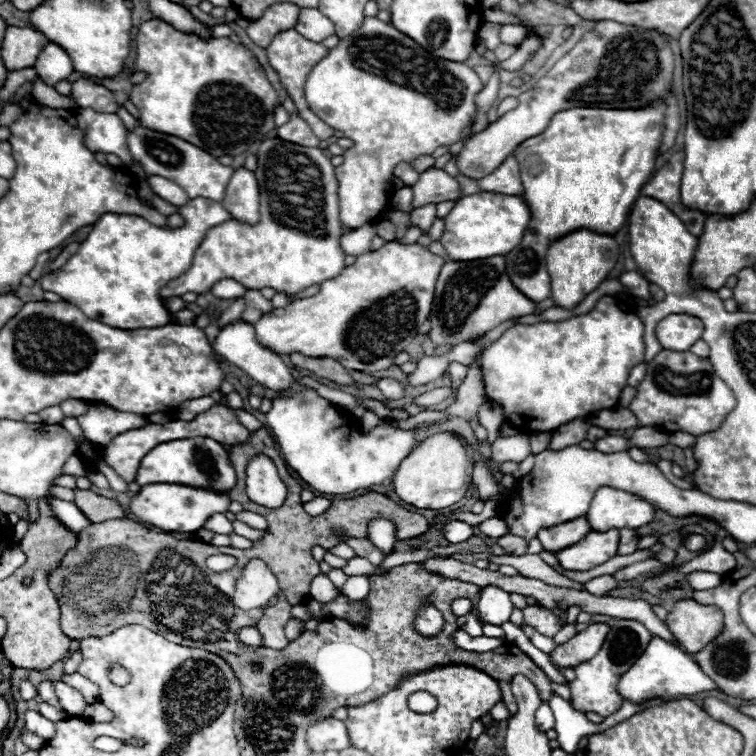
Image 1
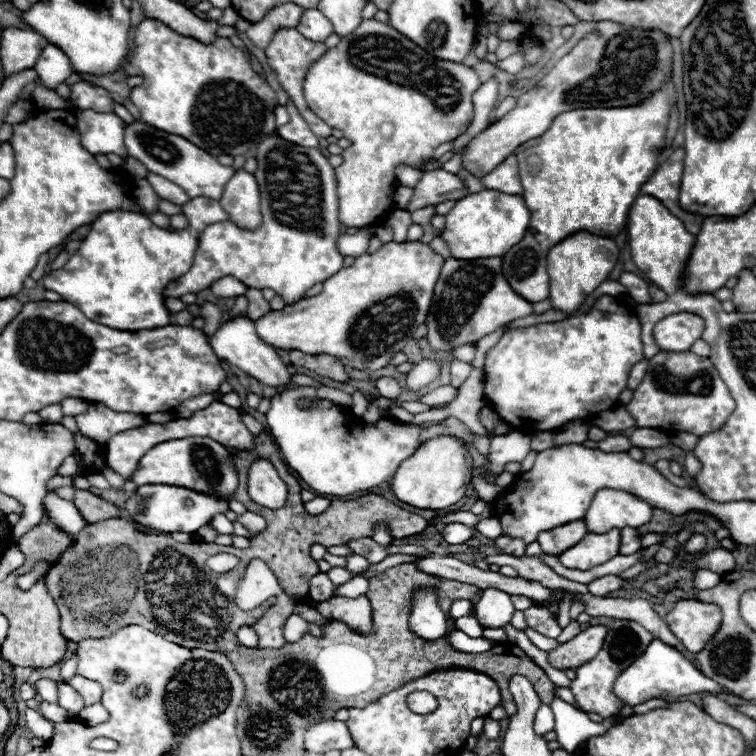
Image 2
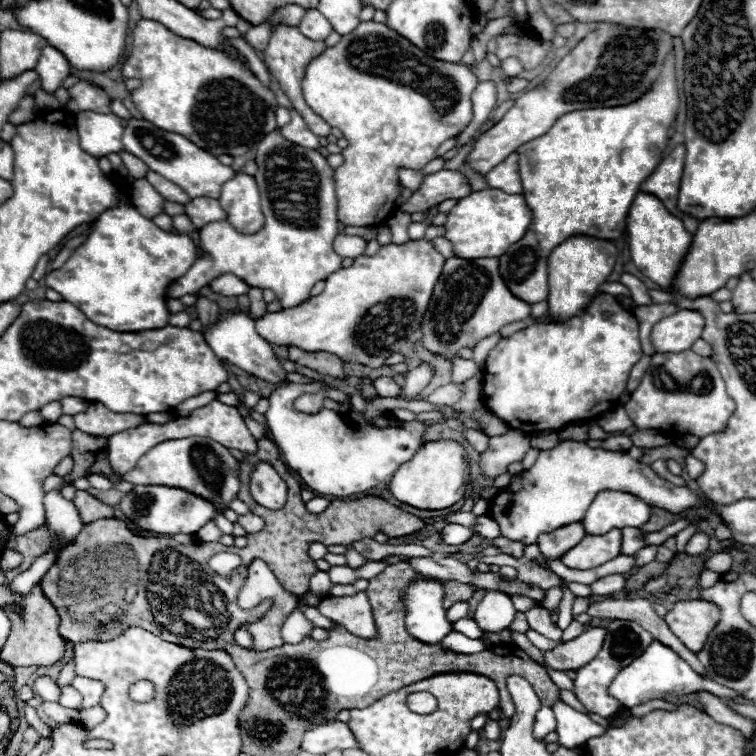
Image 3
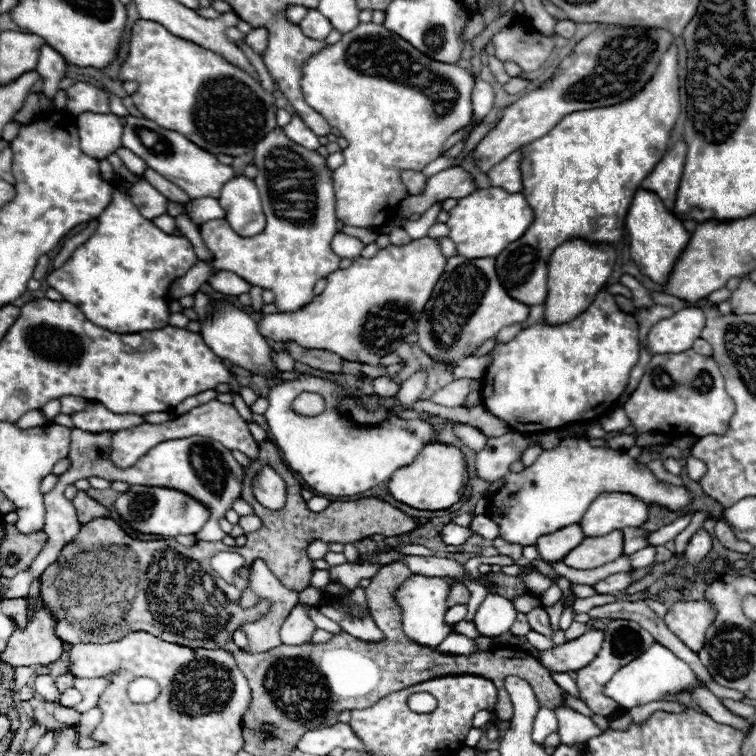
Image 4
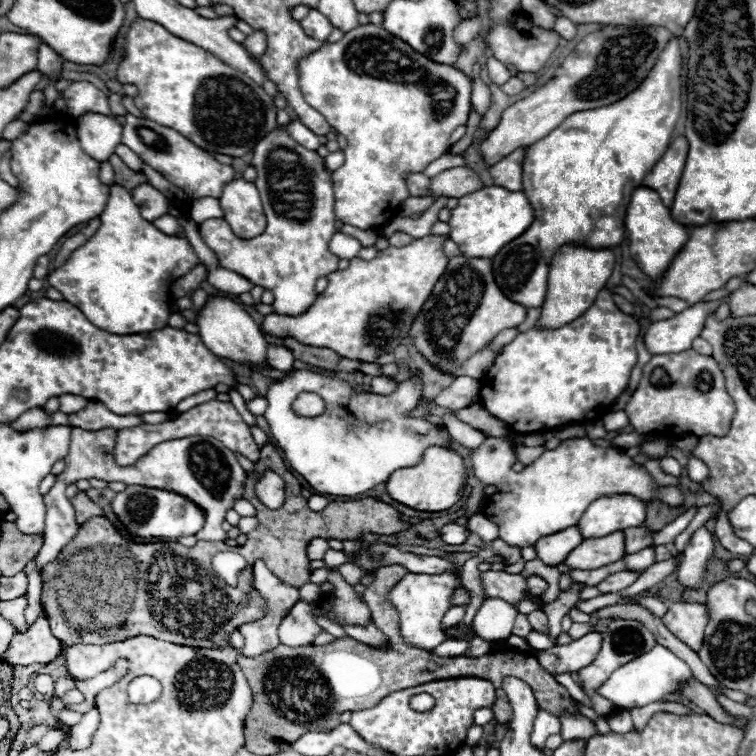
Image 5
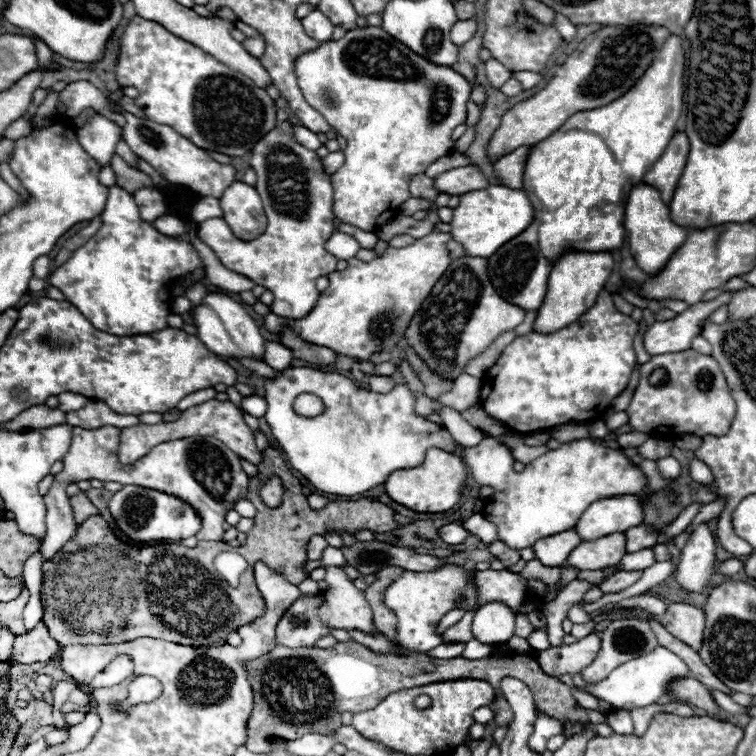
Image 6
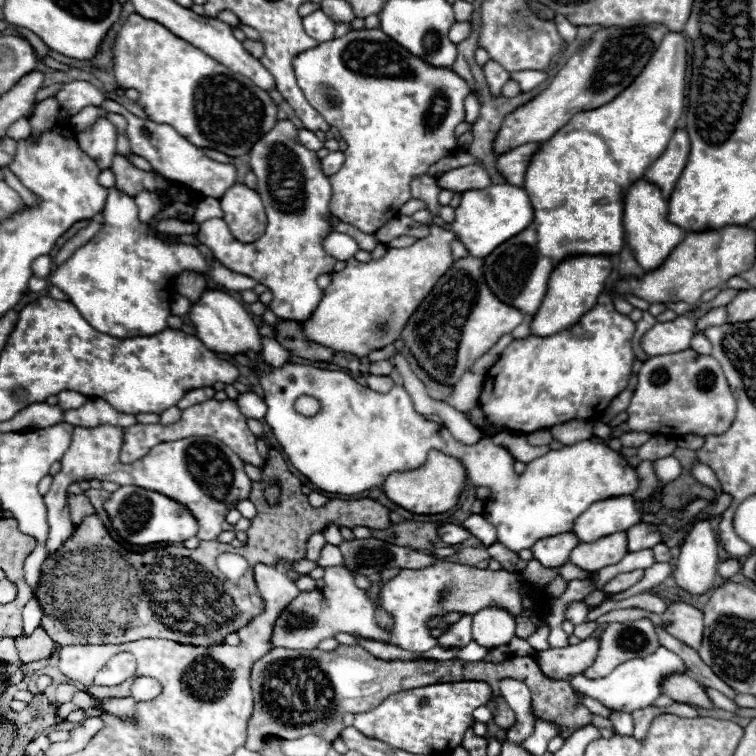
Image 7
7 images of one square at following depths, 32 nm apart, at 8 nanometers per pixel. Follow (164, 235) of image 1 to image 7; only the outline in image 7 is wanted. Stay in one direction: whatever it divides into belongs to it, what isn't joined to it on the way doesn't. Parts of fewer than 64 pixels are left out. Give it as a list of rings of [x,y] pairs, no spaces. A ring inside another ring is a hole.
[[[110,188],[106,198],[104,218],[104,228],[58,266],[50,276],[50,282],[70,296],[72,304],[92,328],[116,338],[154,336],[168,328],[166,318],[172,314],[168,280],[182,270],[198,270],[206,274],[210,266],[206,258],[188,244],[168,246],[160,242],[152,234],[152,228],[138,220],[134,200],[120,194],[116,188]],[[204,198],[204,202],[200,202],[200,206],[196,206],[196,214],[194,220],[196,222],[206,222],[210,218],[222,218],[222,208],[220,202],[216,198]]]

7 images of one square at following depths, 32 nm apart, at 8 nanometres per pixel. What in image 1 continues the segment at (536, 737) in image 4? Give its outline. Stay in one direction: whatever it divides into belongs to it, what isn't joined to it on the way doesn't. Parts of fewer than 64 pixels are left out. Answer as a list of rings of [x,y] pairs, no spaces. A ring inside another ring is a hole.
[[[542,704],[538,708],[538,712],[536,712],[536,726],[542,732],[548,732],[548,730],[554,728],[554,714],[552,714],[552,710],[550,710],[548,704]]]

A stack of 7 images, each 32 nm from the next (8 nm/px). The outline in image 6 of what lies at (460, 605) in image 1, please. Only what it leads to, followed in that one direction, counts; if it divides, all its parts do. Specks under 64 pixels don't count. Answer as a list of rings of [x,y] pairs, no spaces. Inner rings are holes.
[[[462,609],[451,610],[441,619],[436,632],[438,634],[442,634],[450,626],[459,622],[464,614],[465,611]]]

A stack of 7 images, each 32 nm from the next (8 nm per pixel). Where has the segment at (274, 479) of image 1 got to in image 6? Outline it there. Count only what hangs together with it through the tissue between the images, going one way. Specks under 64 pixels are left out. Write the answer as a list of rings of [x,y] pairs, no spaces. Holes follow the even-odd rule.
[[[276,476],[268,478],[268,482],[260,488],[260,494],[262,494],[264,504],[266,504],[266,506],[272,506],[272,508],[280,506],[282,492],[284,492],[284,490],[282,490],[282,482],[280,482],[280,478],[276,478]]]

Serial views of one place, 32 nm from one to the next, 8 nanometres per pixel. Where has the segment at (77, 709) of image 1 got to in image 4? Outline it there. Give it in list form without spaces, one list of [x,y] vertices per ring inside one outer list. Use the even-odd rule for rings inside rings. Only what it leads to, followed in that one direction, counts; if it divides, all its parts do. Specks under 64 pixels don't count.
[[[70,688],[70,690],[66,690],[66,692],[60,696],[60,704],[66,706],[66,708],[72,708],[72,706],[76,706],[76,704],[80,704],[80,702],[82,702],[82,694],[80,694],[76,688]]]

